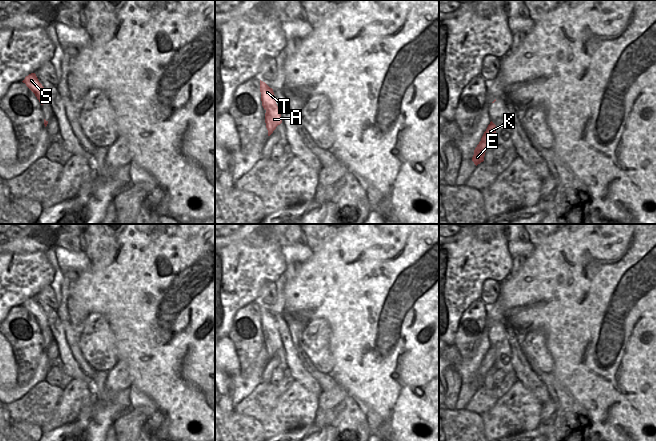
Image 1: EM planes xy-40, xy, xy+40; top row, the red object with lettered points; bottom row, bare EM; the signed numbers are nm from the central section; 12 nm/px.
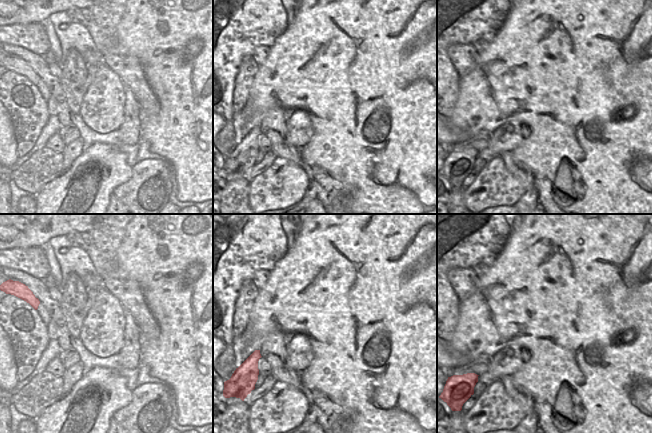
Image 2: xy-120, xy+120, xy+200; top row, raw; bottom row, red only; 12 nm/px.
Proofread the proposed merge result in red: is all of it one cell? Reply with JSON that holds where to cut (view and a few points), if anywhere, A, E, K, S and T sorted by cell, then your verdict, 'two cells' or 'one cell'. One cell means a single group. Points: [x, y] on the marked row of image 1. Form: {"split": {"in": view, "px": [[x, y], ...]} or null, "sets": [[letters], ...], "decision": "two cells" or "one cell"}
{"split": {"in": "xy", "px": [[276, 104], [265, 108]]}, "sets": [["A", "E", "K"], ["S", "T"]], "decision": "two cells"}

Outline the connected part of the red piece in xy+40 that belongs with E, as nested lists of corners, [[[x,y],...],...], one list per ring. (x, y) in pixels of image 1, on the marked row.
[[[491,121],[483,134],[481,141],[474,150],[472,161],[476,166],[484,161],[485,152],[489,147],[489,145],[494,142],[495,134],[496,134],[496,125]]]

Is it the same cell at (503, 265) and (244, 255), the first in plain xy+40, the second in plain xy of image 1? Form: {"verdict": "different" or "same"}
{"verdict": "same"}

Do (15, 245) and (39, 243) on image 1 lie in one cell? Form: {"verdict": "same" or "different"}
{"verdict": "same"}

